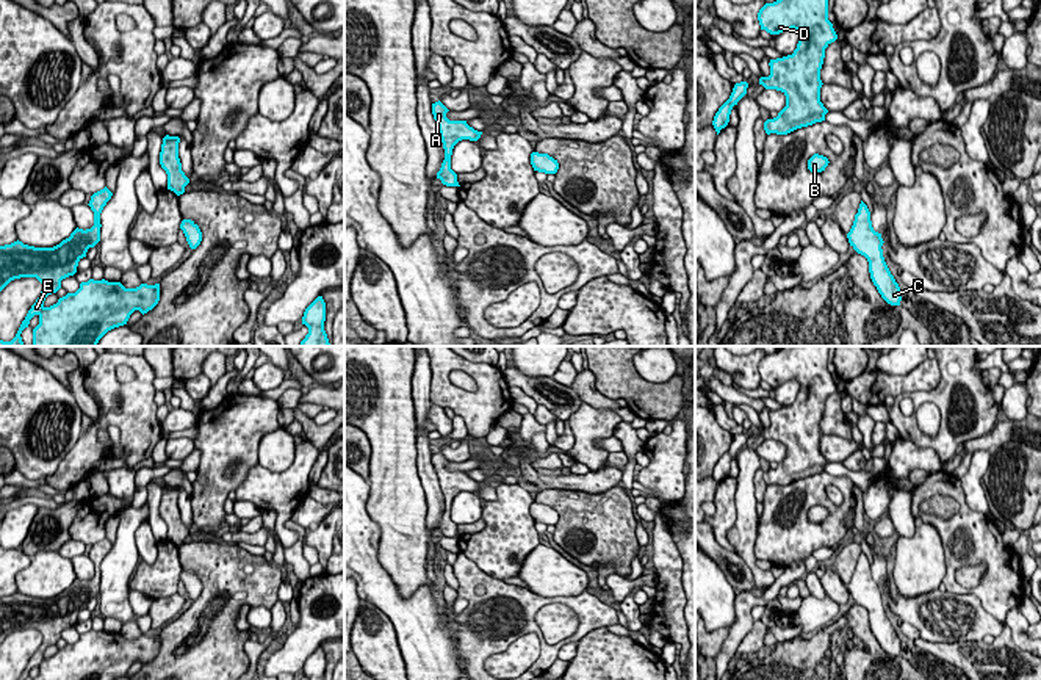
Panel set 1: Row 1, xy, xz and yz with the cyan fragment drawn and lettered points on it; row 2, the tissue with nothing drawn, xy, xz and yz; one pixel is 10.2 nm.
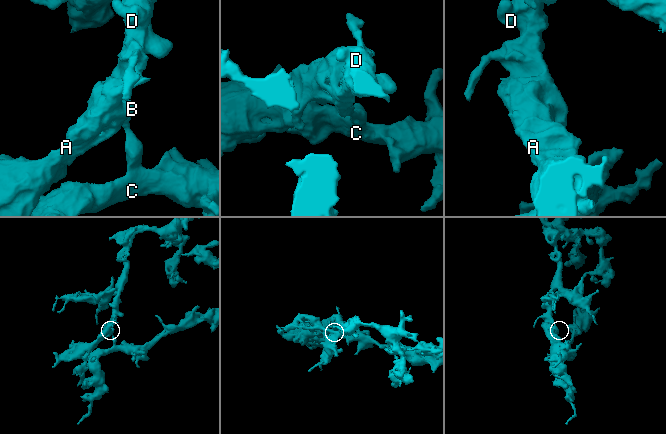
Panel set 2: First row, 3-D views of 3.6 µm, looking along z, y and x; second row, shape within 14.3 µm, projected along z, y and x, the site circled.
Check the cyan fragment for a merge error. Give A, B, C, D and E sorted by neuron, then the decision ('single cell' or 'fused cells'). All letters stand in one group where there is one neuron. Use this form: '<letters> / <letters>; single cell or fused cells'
A B D E / C; fused cells

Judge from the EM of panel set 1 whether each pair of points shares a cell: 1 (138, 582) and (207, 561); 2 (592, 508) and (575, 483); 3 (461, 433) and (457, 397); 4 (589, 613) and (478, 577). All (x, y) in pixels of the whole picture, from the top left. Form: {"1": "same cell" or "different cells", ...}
{"1": "different cells", "2": "different cells", "3": "different cells", "4": "same cell"}

